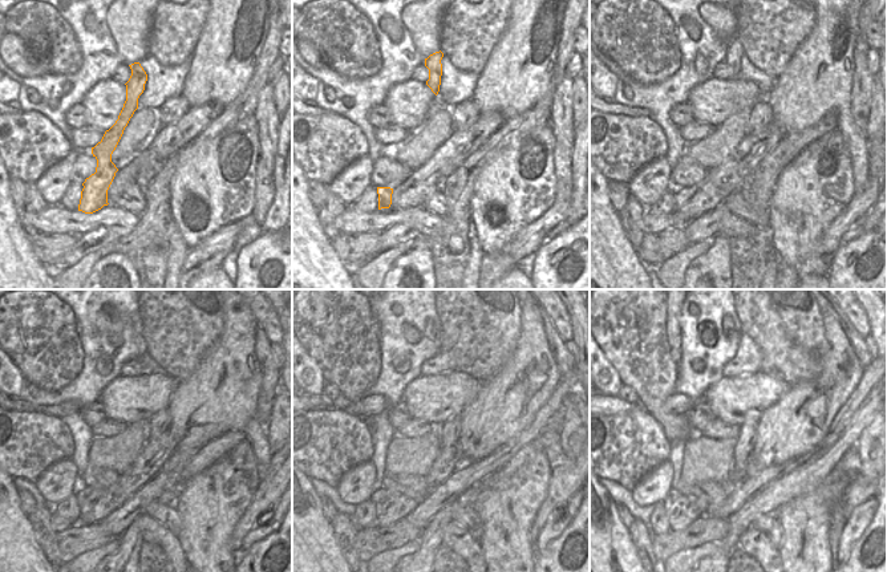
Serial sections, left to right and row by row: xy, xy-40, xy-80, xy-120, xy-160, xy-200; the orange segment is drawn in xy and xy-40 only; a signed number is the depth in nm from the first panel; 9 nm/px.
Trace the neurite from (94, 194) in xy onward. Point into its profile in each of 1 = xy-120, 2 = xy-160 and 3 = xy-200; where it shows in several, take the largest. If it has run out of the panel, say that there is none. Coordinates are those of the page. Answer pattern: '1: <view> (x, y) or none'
1: xy-120 (140, 341)
2: xy-160 (432, 333)
3: xy-200 (728, 325)

